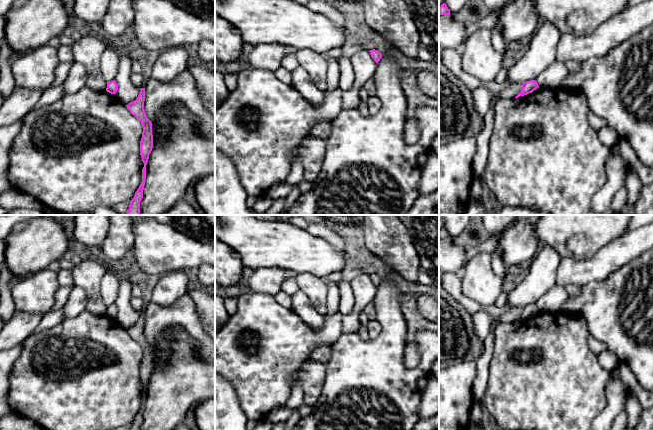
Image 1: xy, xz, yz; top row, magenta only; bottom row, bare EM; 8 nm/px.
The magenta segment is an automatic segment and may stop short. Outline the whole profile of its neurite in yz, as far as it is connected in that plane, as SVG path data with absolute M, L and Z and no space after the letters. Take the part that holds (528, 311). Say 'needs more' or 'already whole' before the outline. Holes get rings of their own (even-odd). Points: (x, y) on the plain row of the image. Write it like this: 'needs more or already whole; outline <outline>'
already whole; outline M536 304L526 305L526 306L522 307L521 316L515 322L532 317L537 312L539 312L539 309L536 306Z

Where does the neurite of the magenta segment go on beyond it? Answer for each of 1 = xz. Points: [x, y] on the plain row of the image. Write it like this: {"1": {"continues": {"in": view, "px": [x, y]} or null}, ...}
{"1": {"continues": null}}

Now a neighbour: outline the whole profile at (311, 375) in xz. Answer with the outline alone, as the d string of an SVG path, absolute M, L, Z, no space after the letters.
M309 357L299 370L292 373L291 386L300 383L304 392L303 404L313 407L325 383L326 364Z

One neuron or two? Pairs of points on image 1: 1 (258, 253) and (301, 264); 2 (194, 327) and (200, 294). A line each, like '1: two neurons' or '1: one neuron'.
1: one neuron
2: two neurons

